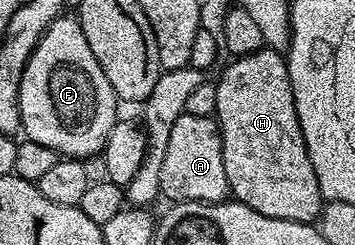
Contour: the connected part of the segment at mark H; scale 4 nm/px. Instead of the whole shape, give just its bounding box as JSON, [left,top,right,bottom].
[216,46,323,223]

